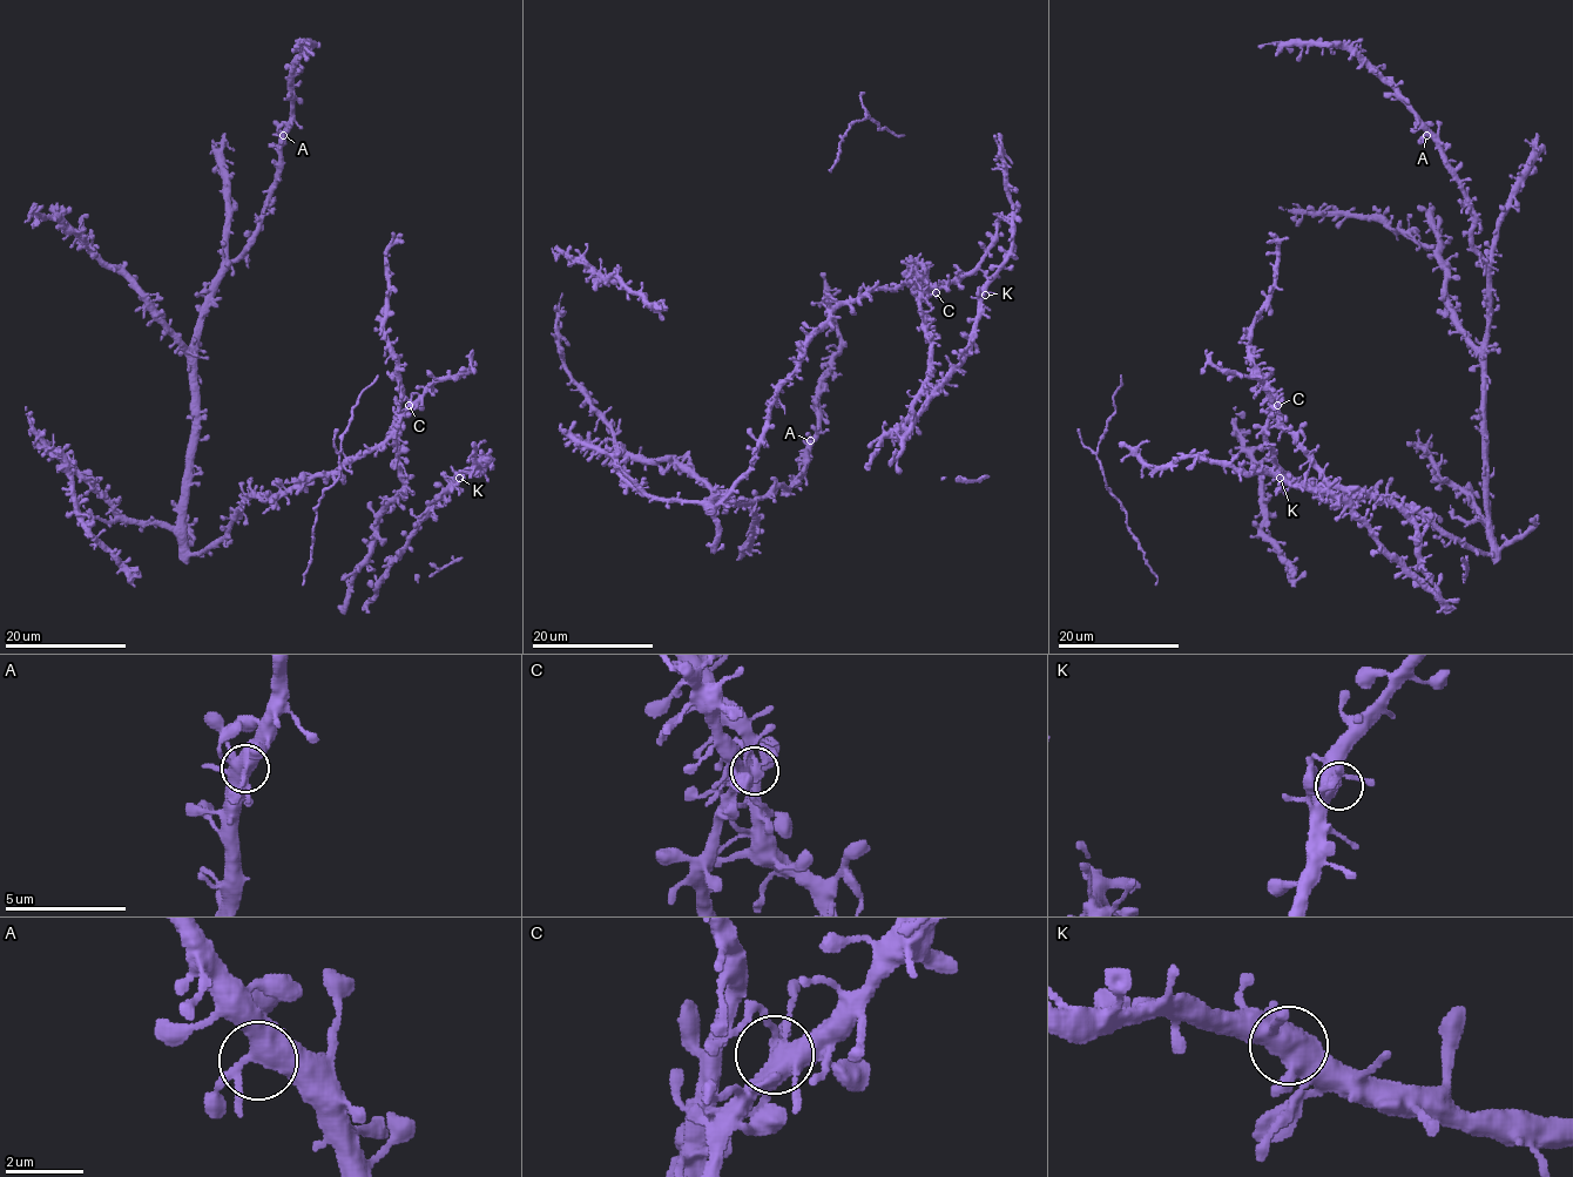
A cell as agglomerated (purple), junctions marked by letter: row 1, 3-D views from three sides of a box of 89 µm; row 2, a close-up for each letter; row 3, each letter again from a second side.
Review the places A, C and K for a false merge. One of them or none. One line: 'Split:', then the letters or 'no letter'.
Split: no letter

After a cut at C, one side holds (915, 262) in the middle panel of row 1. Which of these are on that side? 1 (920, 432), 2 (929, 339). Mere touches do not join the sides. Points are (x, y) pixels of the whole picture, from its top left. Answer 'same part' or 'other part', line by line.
1: same part
2: same part

